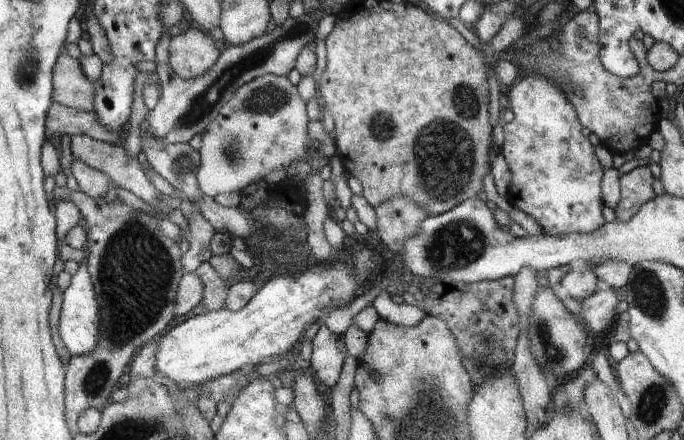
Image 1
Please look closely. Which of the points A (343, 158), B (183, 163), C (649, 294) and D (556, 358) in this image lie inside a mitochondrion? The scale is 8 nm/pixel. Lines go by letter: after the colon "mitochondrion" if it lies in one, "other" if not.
A: other
B: mitochondrion
C: mitochondrion
D: mitochondrion

